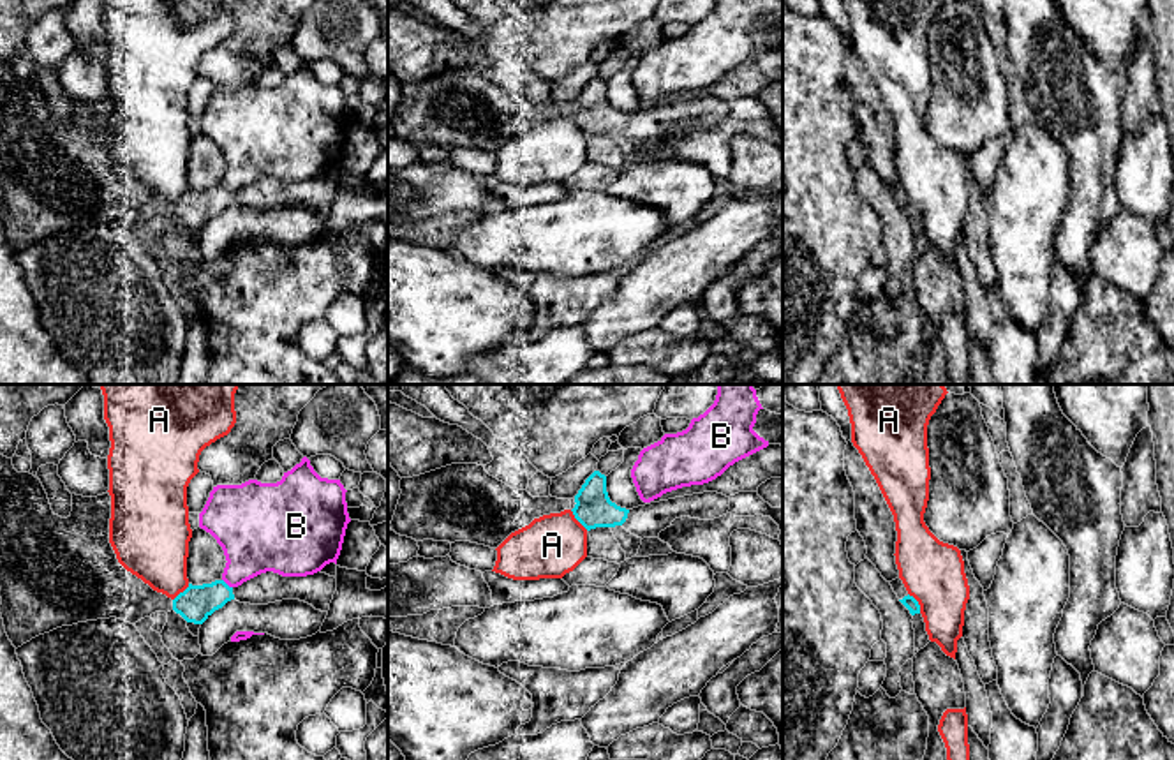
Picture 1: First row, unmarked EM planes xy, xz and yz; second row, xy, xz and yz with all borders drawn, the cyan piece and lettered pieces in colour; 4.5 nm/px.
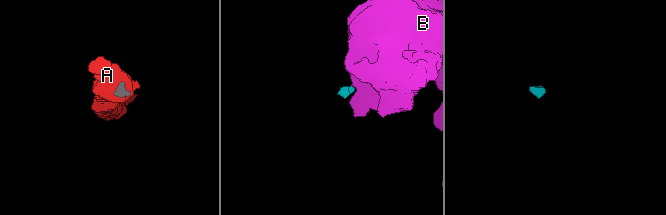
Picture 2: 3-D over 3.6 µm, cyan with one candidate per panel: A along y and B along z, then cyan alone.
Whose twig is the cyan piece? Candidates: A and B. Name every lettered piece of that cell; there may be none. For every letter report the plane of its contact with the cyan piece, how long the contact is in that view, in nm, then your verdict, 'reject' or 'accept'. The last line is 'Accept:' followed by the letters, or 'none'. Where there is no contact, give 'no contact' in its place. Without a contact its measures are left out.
A: meets cyan in yz; contact 110 nm long; reject
B: meets cyan in xy; contact 60 nm long; reject
Accept: none

